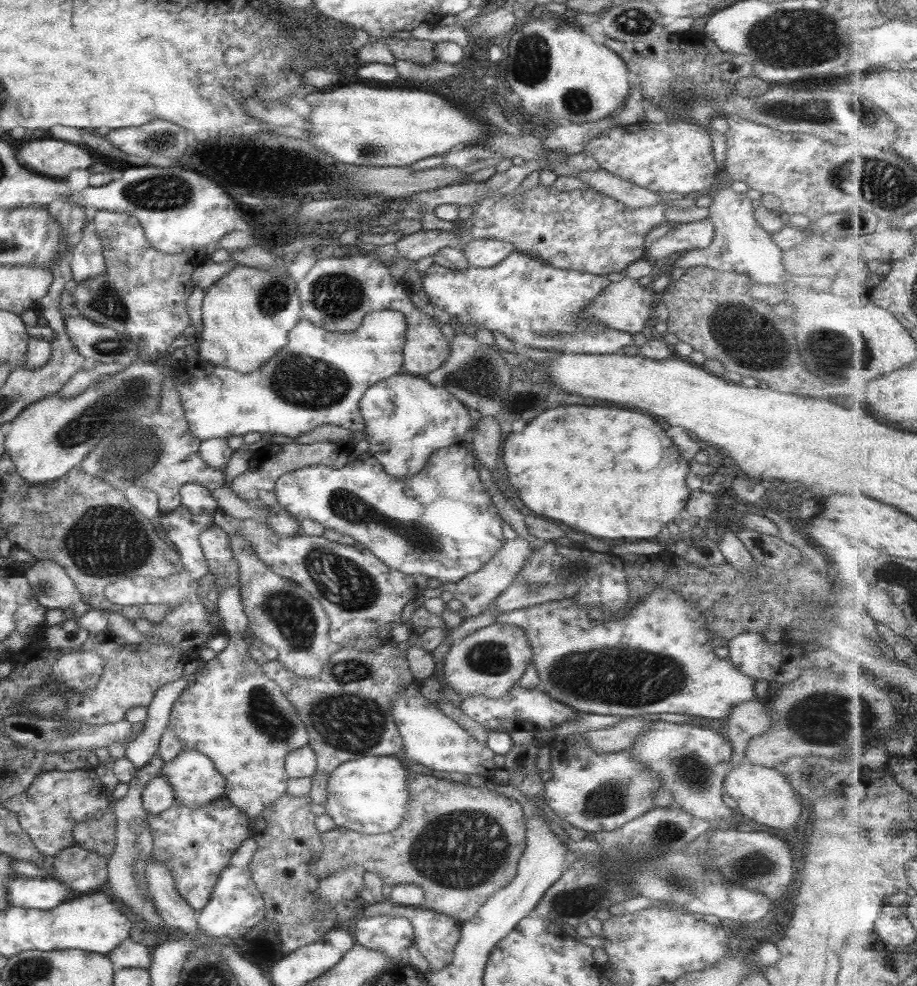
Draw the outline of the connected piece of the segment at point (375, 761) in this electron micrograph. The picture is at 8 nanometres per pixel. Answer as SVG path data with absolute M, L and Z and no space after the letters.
M365 755L343 762L327 774L324 814L336 827L363 834L388 833L403 821L408 801L406 774L403 764L393 757Z

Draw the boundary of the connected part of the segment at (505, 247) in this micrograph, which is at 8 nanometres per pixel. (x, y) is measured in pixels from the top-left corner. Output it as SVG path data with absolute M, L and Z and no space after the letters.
M477 238L462 246L469 267L485 268L495 266L513 250L508 242L492 238Z

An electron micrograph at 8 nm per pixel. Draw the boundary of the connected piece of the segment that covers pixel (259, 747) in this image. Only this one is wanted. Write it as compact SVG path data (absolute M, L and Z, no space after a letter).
M229 585L218 593L216 613L221 620L221 628L227 634L227 646L212 659L200 663L193 682L187 685L173 701L170 708L168 726L175 733L182 750L195 750L204 754L213 763L215 770L224 778L224 795L229 802L246 814L249 827L252 820L268 807L280 794L285 793L288 776L284 773L284 758L289 752L305 746L307 731L296 712L286 702L279 687L261 672L260 661L249 657L247 639L247 619L242 609L238 585Z

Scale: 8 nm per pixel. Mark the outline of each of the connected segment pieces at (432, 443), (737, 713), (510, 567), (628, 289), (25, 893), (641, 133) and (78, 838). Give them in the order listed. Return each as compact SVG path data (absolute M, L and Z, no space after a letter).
M400 372L369 386L357 403L357 410L363 419L364 440L369 443L367 453L391 478L397 480L417 474L425 466L425 461L432 452L453 445L468 448L472 442L474 423L465 406L447 390L441 389L441 386L433 386L426 382L423 376L413 377Z
M757 700L736 704L726 717L723 735L731 745L732 754L729 764L733 768L744 760L744 748L747 741L758 734L767 732L772 722L763 704Z
M522 537L507 539L476 573L469 573L457 581L452 595L455 600L461 602L461 606L464 608L464 614L461 618L466 619L487 610L490 602L513 582L517 573L524 566L523 560L531 553L529 542Z
M623 276L617 282L610 282L592 301L582 310L582 317L591 320L600 325L620 330L629 334L636 332L644 332L641 328L645 328L645 322L653 314L651 309L651 293L650 285L639 285L636 280Z
M17 876L5 883L9 907L15 906L32 910L50 910L61 902L69 900L71 890L59 882L43 878Z
M645 120L620 127L609 127L583 145L582 152L593 158L599 169L653 193L694 195L715 184L720 167L715 165L707 129L687 120L651 123Z
M109 806L101 816L73 825L71 836L77 846L83 847L85 851L95 852L97 856L107 860L113 851L114 832L115 815Z

